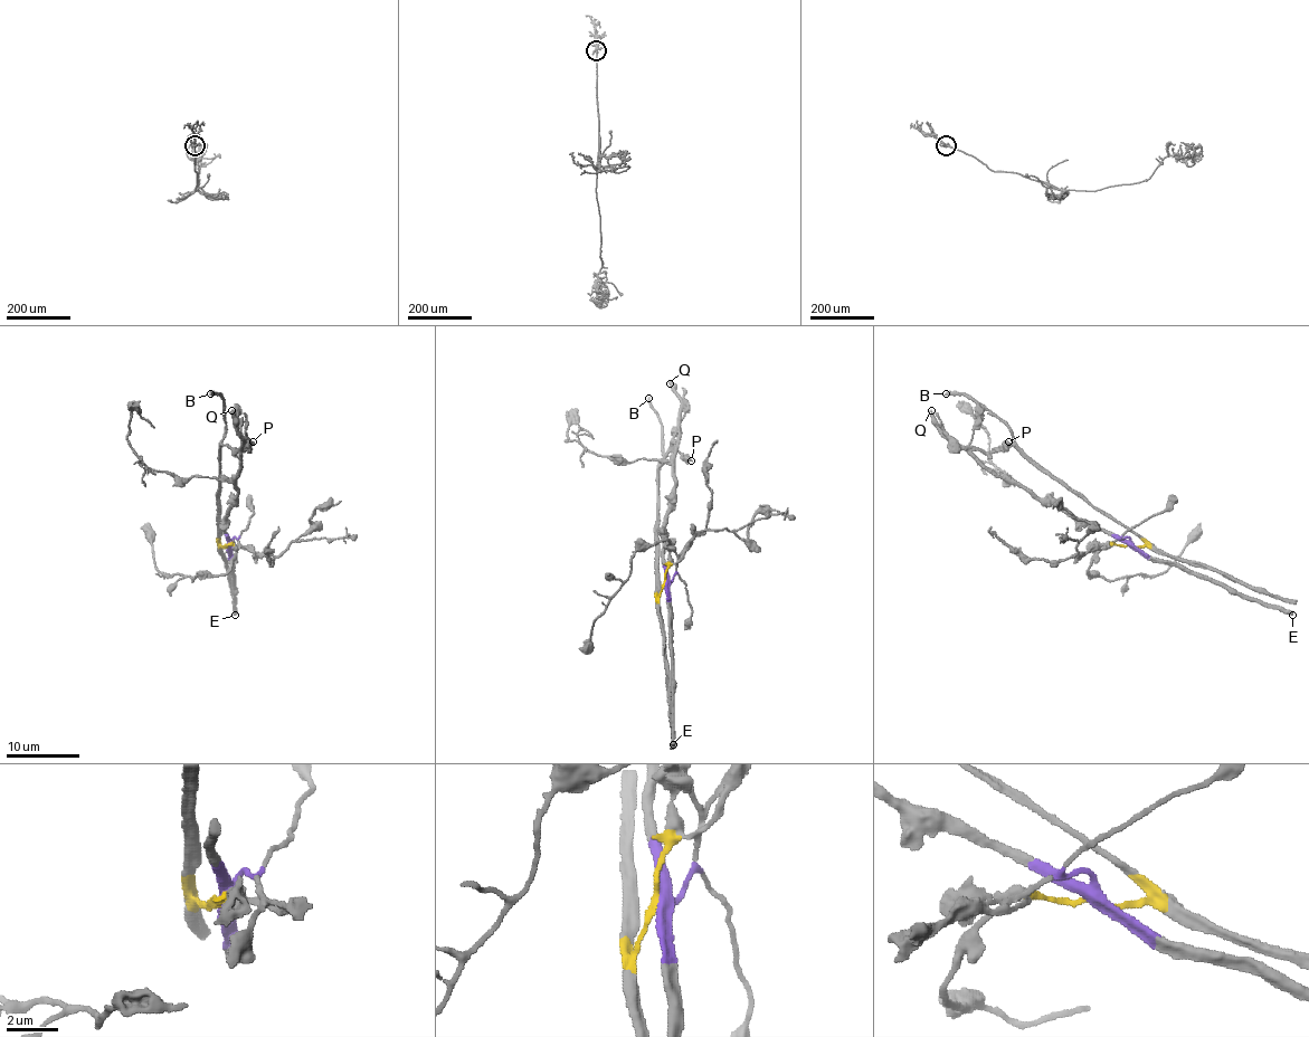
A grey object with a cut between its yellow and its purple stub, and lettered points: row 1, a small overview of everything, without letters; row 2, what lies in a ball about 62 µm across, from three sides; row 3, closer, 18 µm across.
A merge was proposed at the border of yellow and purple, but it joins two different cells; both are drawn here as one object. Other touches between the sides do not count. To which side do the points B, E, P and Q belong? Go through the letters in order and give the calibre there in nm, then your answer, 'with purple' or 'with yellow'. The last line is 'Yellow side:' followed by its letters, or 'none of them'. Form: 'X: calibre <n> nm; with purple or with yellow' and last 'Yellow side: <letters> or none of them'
B: calibre 280 nm; with yellow
E: calibre 440 nm; with purple
P: calibre 550 nm; with yellow
Q: calibre 360 nm; with purple
Yellow side: B, P

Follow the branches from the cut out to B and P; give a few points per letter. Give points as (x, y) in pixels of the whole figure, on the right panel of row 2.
B: (1130, 545), (1144, 542), (1045, 473), (1017, 446), (1012, 431), (996, 415), (963, 395), (945, 393)
P: (1130, 545), (1144, 542), (1037, 469), (1016, 449), (1005, 446), (999, 449), (1008, 443)

